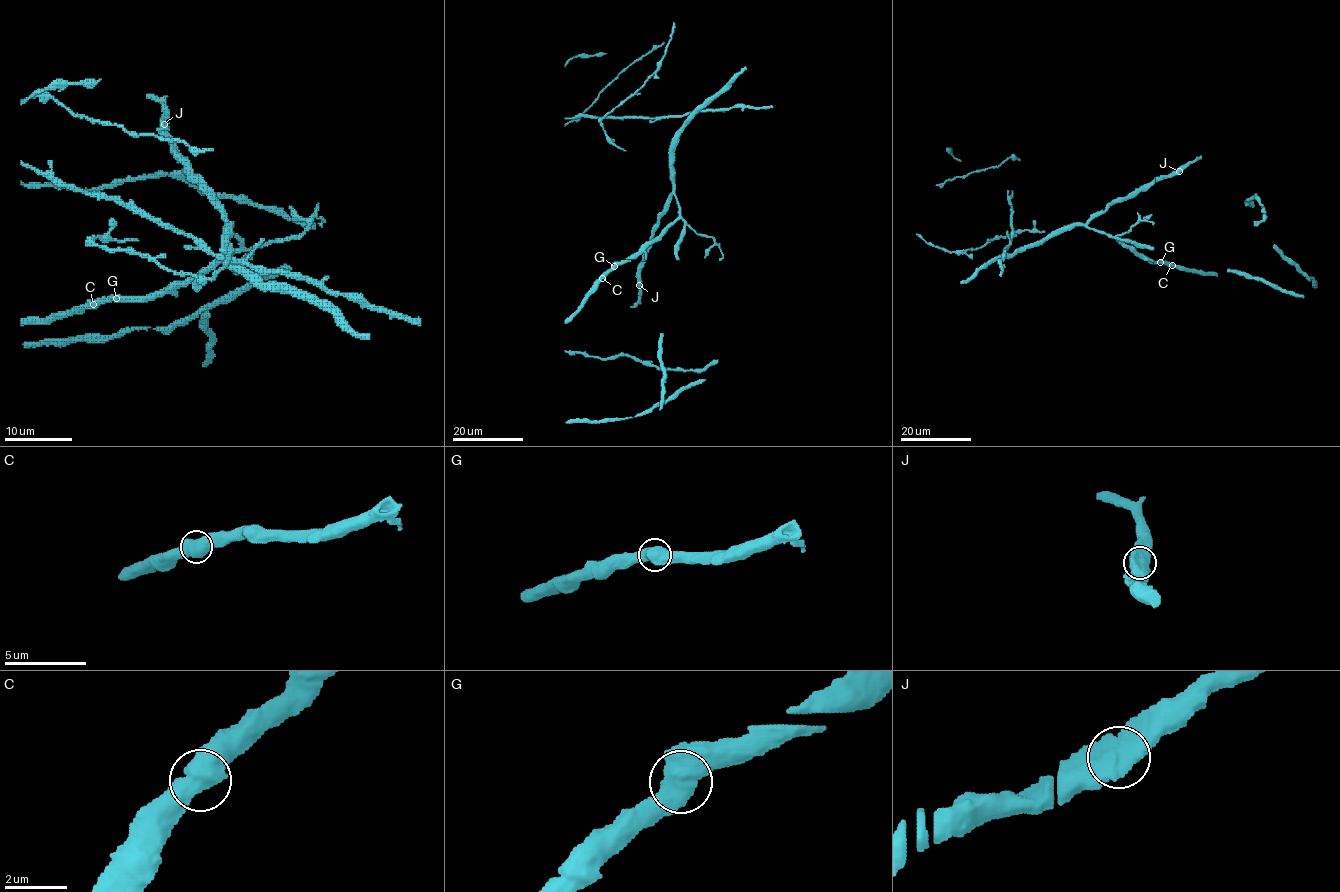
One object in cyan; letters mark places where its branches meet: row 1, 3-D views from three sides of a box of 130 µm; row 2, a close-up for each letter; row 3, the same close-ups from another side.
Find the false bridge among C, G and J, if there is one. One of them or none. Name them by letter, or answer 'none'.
none

